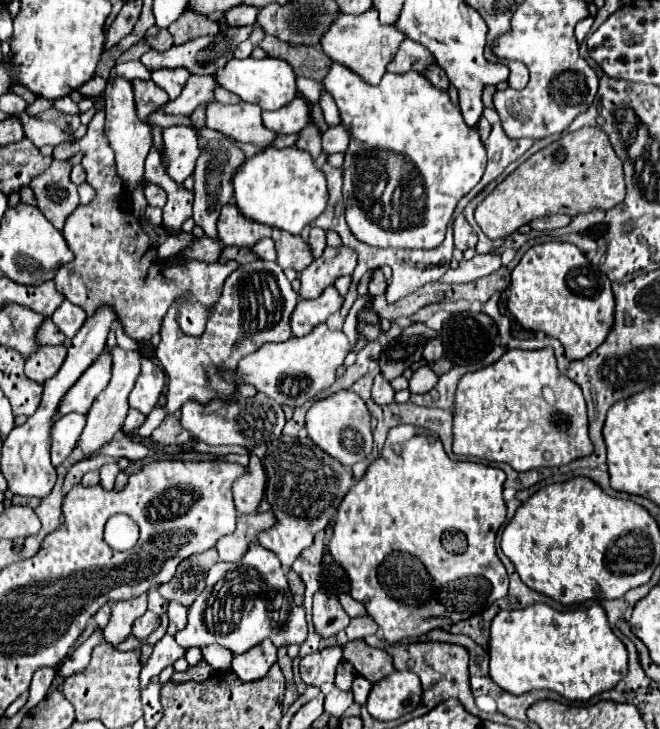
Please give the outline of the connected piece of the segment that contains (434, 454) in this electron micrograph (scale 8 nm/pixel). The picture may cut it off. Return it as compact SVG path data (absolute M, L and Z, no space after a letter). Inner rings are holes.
M398 425L388 433L388 439L386 439L386 445L384 445L380 457L368 467L366 475L346 493L344 501L340 503L336 521L334 521L334 533L328 543L328 551L332 553L336 563L344 567L344 571L350 579L350 595L366 607L368 615L378 623L378 627L382 629L384 639L388 643L398 643L406 637L420 637L436 627L454 625L462 619L468 619L470 615L476 615L478 611L486 611L486 607L490 607L494 601L508 595L508 573L496 555L496 533L506 519L506 503L502 499L504 479L506 479L506 475L498 467L450 459L442 449L440 439L426 429Z

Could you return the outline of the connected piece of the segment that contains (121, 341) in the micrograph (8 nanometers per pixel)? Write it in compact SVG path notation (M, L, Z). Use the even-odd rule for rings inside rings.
M120 323L117 324L115 331L117 345L124 350L139 350L139 344L128 337Z

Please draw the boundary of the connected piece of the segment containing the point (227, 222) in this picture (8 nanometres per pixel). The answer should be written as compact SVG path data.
M224 205L218 221L218 239L226 247L252 247L260 239L270 237L272 227L254 223L234 207L234 205Z

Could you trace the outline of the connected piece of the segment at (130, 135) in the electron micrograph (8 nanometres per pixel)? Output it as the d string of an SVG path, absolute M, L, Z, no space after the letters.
M116 79L114 83L106 85L104 91L104 113L106 113L106 125L104 125L104 135L110 143L110 147L116 153L116 165L118 165L118 175L122 177L124 185L134 191L134 187L144 181L144 159L152 147L152 135L150 127L136 117L136 107L134 107L134 97L132 97L132 85L126 79Z

